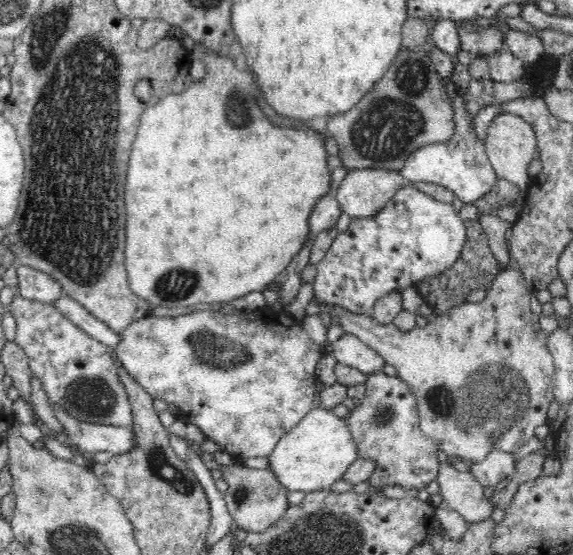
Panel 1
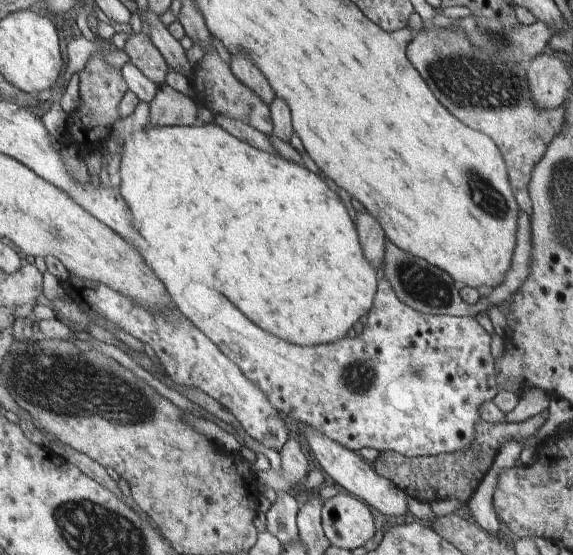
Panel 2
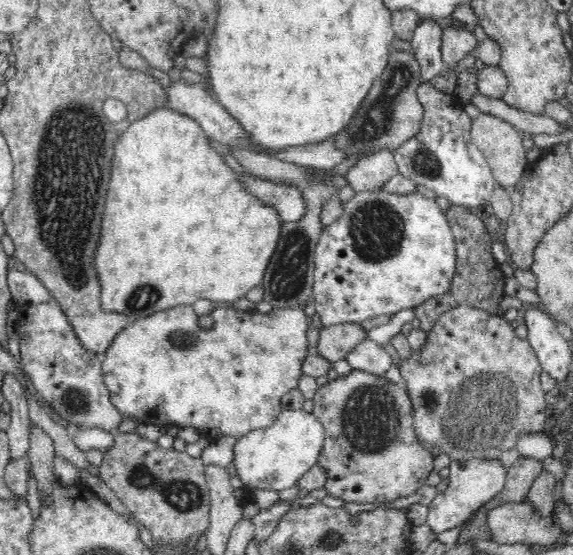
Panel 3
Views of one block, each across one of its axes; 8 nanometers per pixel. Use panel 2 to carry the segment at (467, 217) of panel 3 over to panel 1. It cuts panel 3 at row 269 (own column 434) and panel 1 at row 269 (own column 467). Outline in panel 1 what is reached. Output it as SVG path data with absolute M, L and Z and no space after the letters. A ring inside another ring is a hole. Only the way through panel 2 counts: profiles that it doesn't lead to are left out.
M464 220L464 227L467 230L467 237L454 264L444 272L444 275L440 275L435 283L428 276L418 282L417 291L423 300L432 306L434 313L438 316L446 314L449 309L459 303L466 302L466 297L472 290L479 288L488 290L501 271L500 263L489 249L487 236L480 221Z

